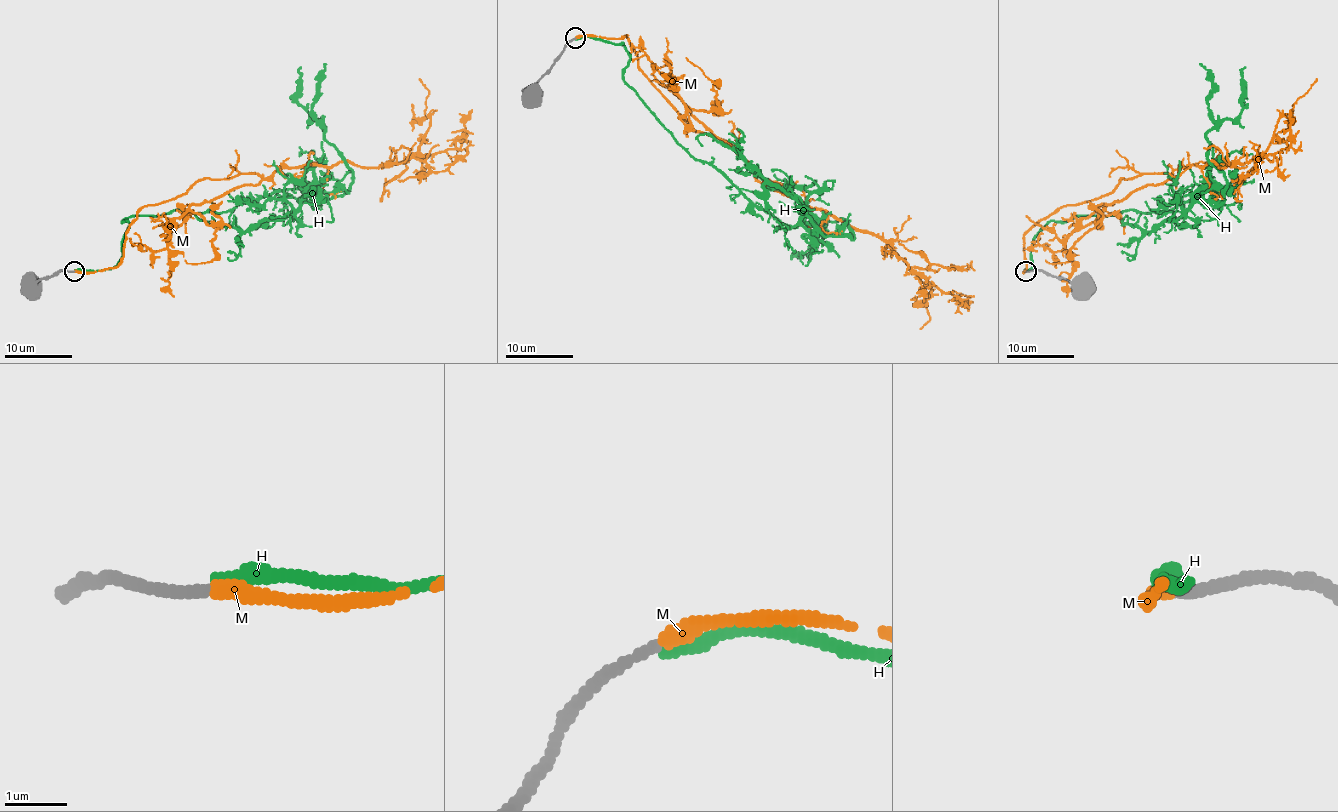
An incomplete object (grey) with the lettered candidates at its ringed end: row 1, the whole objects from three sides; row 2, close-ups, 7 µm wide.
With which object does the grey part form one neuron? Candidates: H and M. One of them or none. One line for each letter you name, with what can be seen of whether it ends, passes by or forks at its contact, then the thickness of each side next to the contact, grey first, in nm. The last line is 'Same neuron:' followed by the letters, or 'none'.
M: It ends there. Thickness 170 nm (grey) against 240 nm
Same neuron: M

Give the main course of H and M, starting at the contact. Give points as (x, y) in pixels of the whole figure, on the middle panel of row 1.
H: (575, 39), (622, 42), (622, 80), (662, 126), (784, 228), (852, 230), (825, 218), (801, 257)
M: (575, 37), (626, 36), (655, 88), (697, 131), (725, 139), (765, 185), (878, 235), (931, 289), (920, 328)

